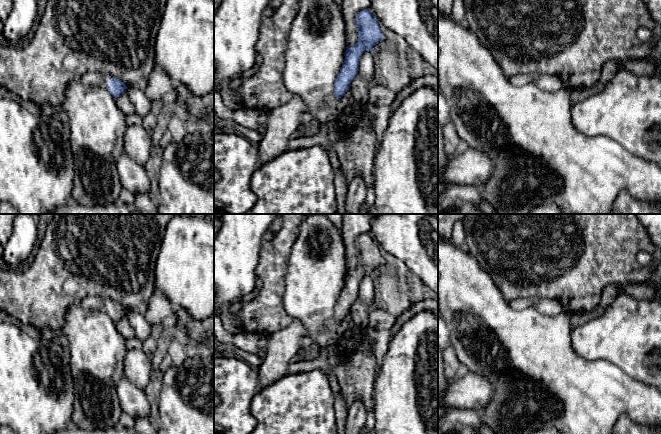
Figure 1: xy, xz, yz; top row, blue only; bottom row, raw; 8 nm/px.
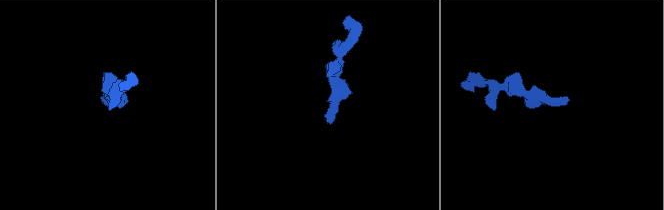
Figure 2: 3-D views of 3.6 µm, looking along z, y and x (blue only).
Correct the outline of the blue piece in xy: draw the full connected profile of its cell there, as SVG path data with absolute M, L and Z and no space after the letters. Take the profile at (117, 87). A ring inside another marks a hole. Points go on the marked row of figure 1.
M96 71L80 72L77 78L84 85L95 85L107 89L115 98L126 92L127 88L121 80L109 78Z

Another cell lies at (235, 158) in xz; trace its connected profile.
M234 131L214 133L214 168L220 179L214 183L214 212L245 214L256 203L257 197L250 189L250 179L257 167L257 145Z

